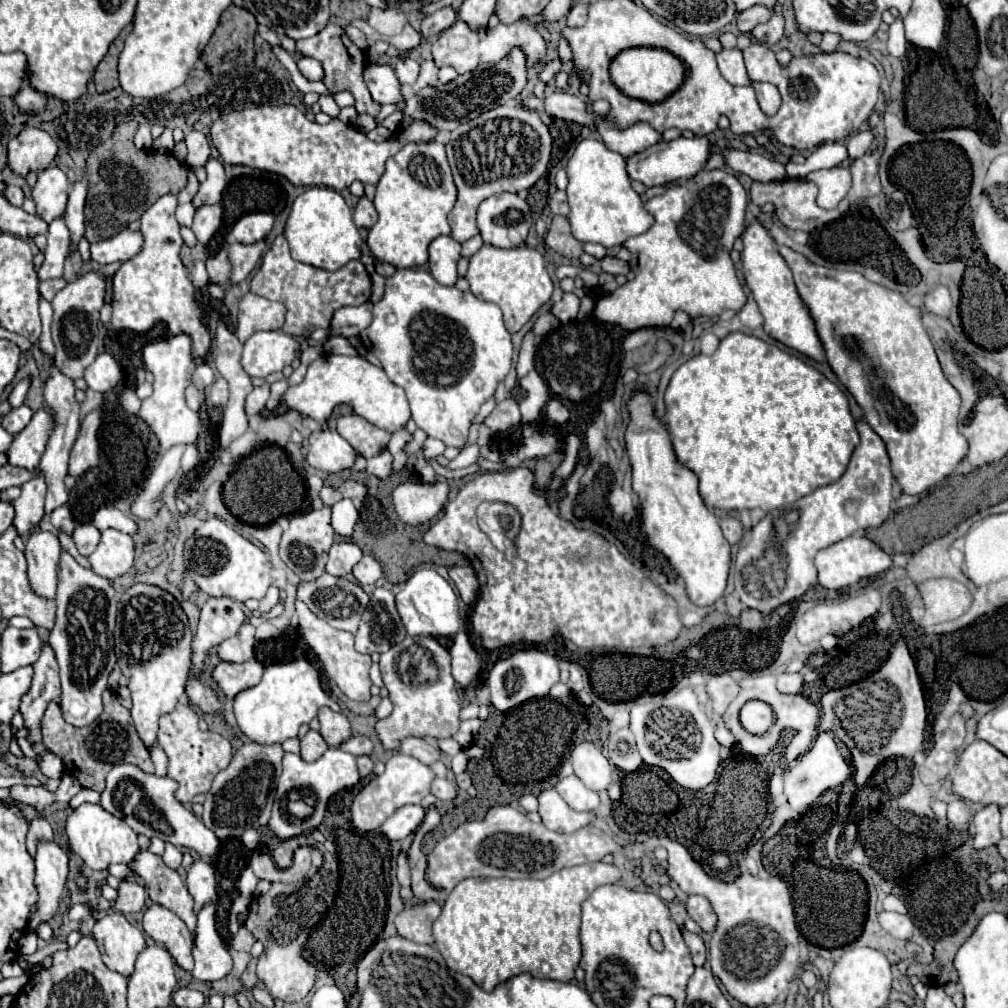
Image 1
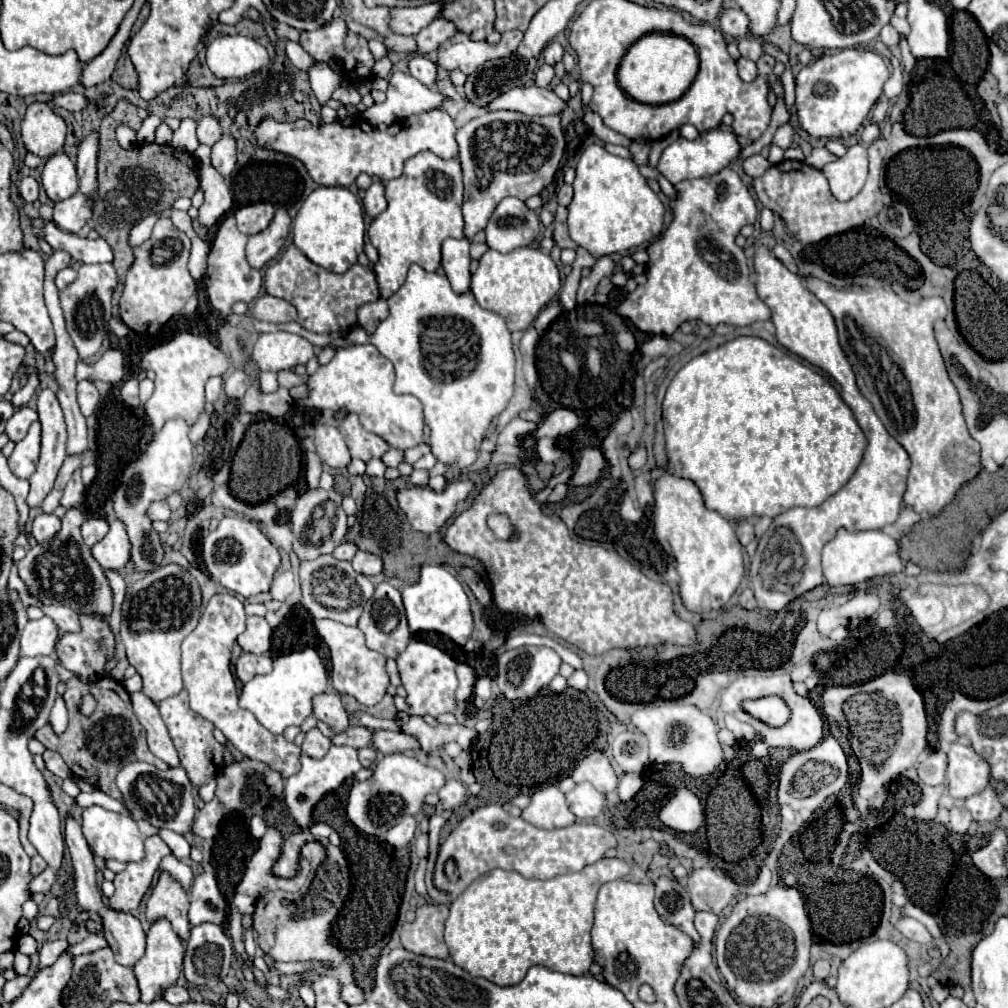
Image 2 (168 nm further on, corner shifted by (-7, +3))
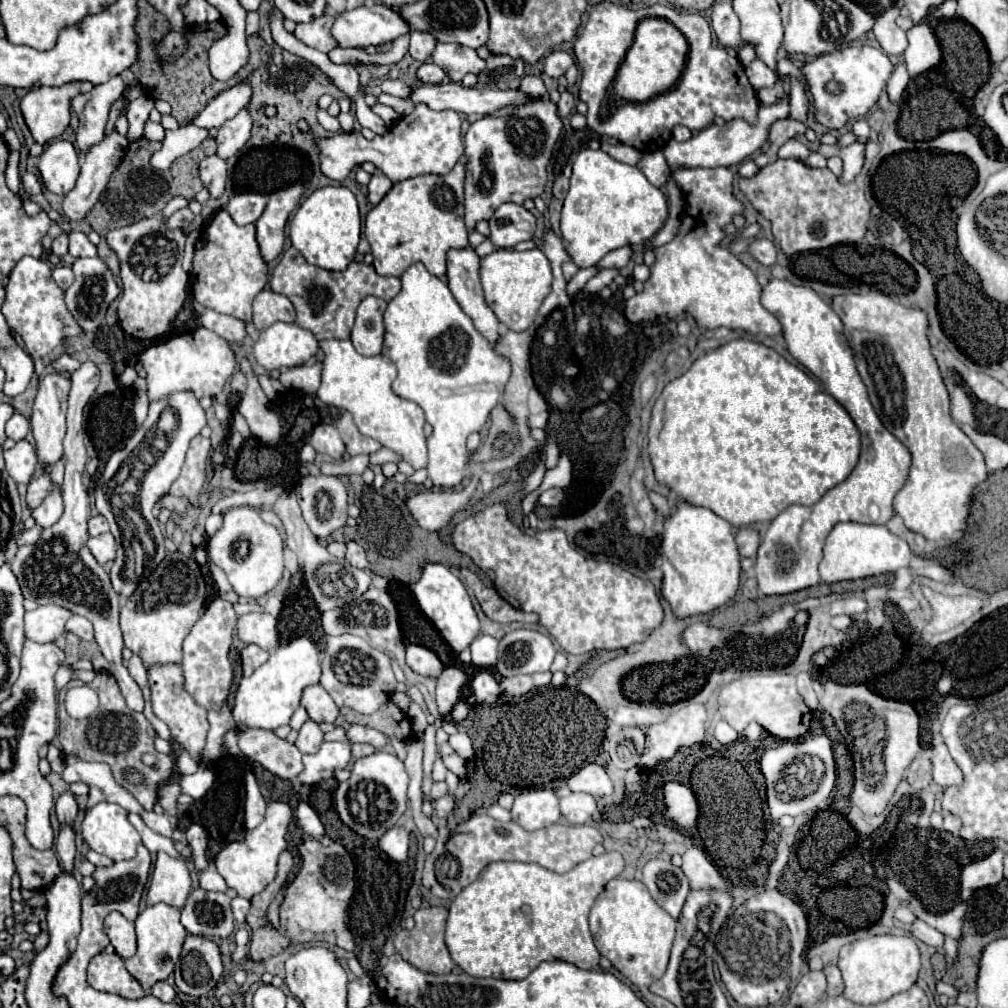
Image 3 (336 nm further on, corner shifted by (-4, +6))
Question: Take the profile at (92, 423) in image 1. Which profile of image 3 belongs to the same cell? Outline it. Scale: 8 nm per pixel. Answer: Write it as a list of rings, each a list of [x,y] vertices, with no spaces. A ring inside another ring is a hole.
[[[43,473],[37,479],[33,479],[29,483],[29,489],[27,489],[27,505],[31,509],[35,509],[51,493],[51,489],[53,489],[53,481],[51,481],[51,477],[47,473]]]

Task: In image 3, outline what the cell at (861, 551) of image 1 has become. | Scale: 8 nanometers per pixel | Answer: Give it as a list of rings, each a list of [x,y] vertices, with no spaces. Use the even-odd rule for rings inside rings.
[[[837,523],[825,539],[819,573],[825,583],[835,583],[843,579],[863,579],[881,573],[893,573],[901,567],[909,567],[911,557],[913,551],[907,545],[907,541],[893,535],[885,525]]]

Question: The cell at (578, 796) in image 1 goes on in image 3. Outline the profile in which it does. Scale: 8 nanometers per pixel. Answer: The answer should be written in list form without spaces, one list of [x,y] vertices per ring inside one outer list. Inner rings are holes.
[[[571,793],[561,799],[561,815],[571,825],[587,823],[595,809],[597,809],[597,801],[589,793]]]

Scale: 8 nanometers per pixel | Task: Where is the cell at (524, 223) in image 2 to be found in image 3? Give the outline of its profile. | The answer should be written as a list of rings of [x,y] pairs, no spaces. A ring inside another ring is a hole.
[[[505,203],[489,219],[491,243],[499,249],[511,249],[521,241],[527,241],[535,233],[535,217],[523,205]]]

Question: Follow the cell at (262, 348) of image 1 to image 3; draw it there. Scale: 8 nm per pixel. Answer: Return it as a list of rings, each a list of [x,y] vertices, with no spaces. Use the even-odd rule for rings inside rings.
[[[273,323],[261,331],[253,345],[257,363],[267,371],[303,365],[317,351],[319,341],[313,337],[313,333],[295,323]]]

